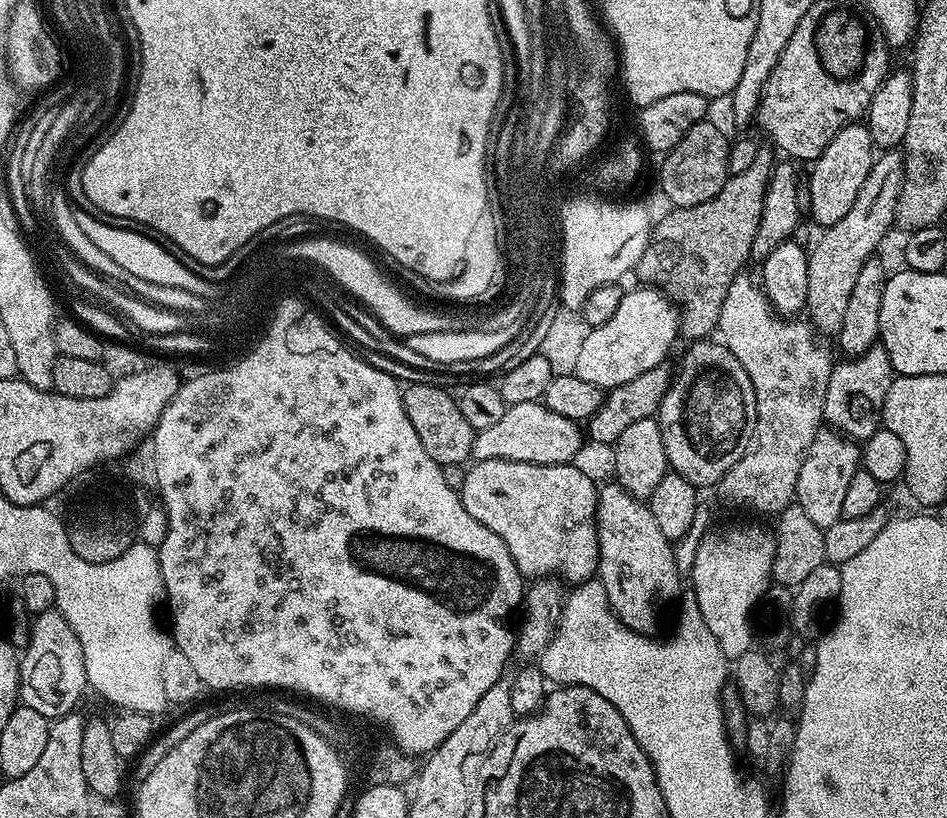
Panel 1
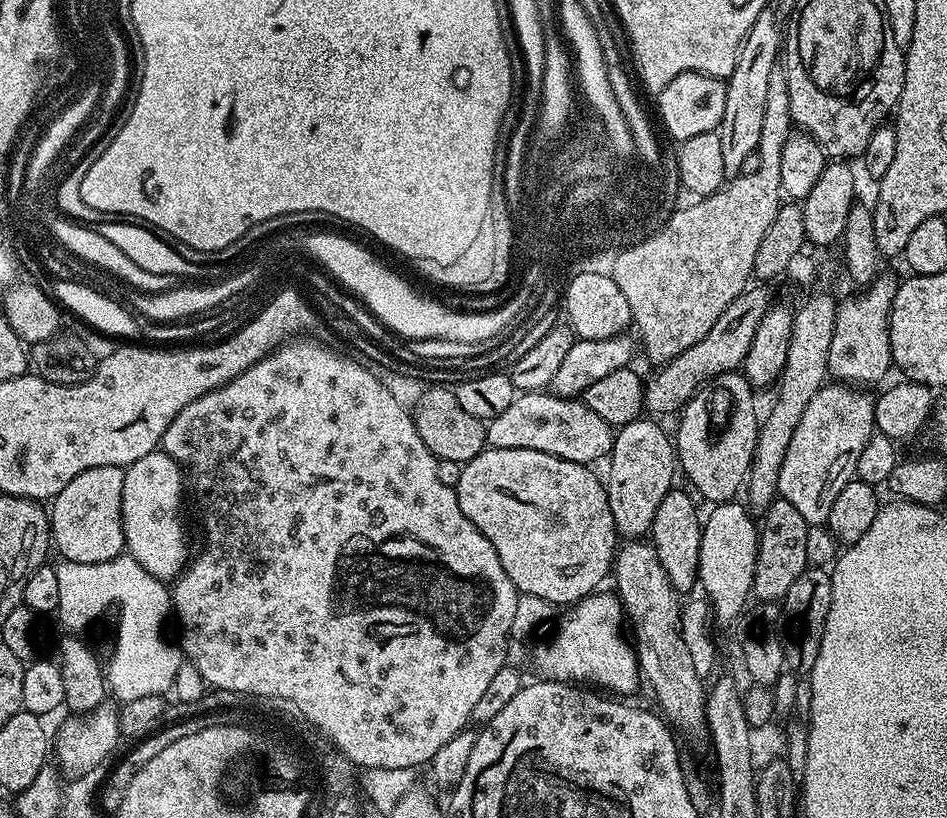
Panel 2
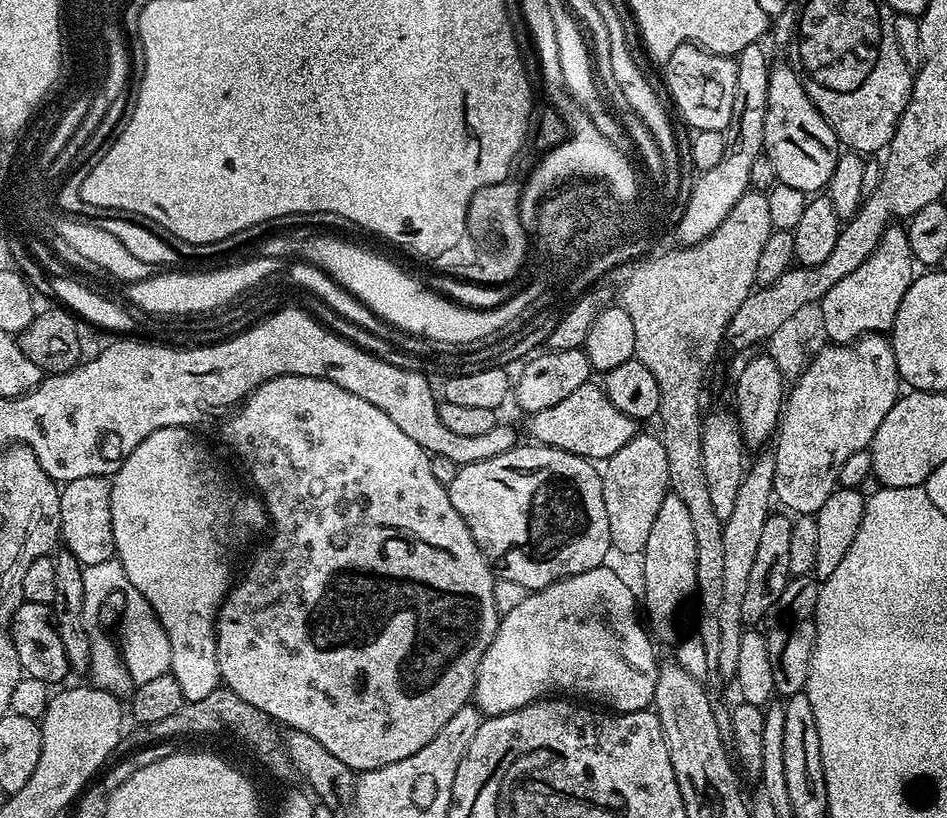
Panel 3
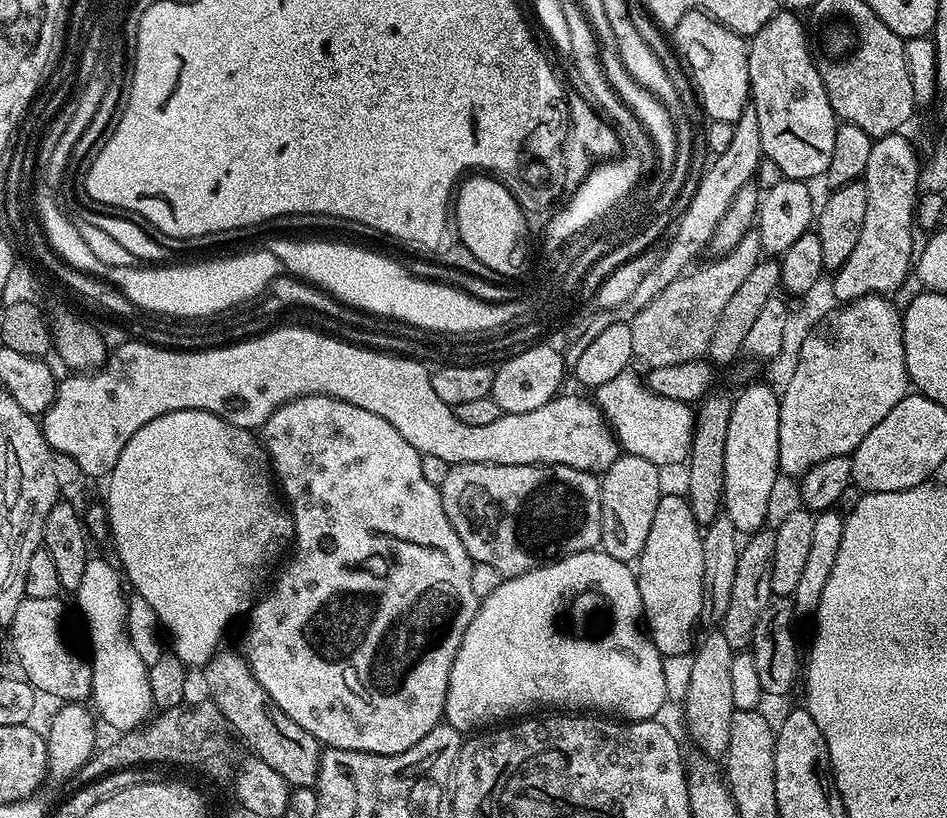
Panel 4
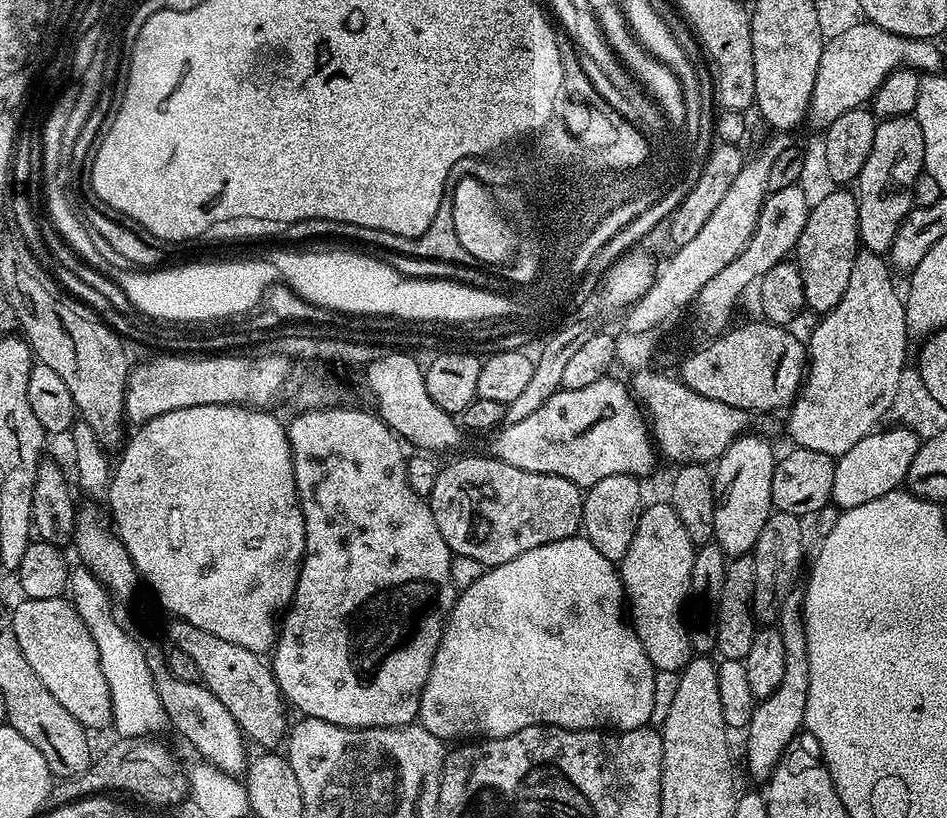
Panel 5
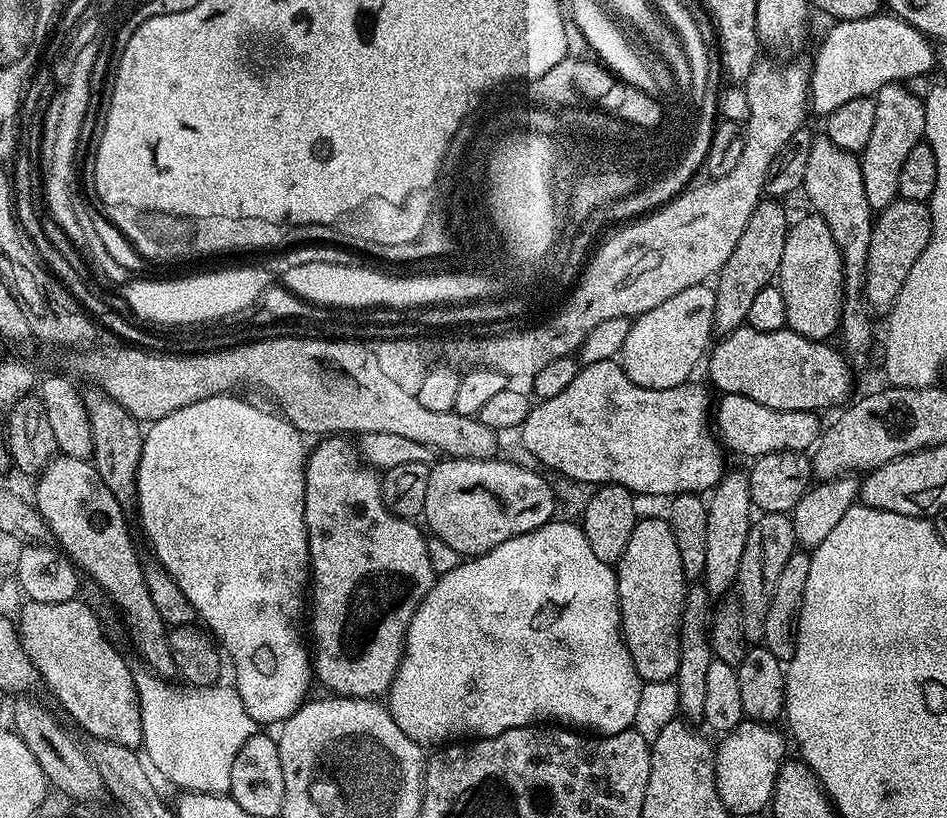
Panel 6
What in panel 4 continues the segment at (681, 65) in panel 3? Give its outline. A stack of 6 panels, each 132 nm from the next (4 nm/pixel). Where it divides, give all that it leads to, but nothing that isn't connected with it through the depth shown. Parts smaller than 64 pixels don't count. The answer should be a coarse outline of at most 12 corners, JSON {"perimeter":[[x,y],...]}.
{"perimeter":[[706,12],[671,29],[708,120],[750,104],[749,41]]}

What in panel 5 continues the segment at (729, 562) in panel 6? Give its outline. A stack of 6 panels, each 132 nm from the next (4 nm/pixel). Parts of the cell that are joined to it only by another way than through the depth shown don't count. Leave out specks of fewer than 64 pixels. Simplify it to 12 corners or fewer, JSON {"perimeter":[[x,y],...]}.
{"perimeter":[[736,439],[714,464],[714,542],[751,553],[778,456]]}

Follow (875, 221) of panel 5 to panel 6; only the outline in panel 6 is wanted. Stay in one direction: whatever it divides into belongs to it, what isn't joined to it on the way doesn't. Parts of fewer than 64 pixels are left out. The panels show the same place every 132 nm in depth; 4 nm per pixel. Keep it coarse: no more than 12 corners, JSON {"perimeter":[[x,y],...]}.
{"perimeter":[[903,83],[875,92],[858,159],[872,209],[900,195],[898,174],[924,140],[923,99]]}

